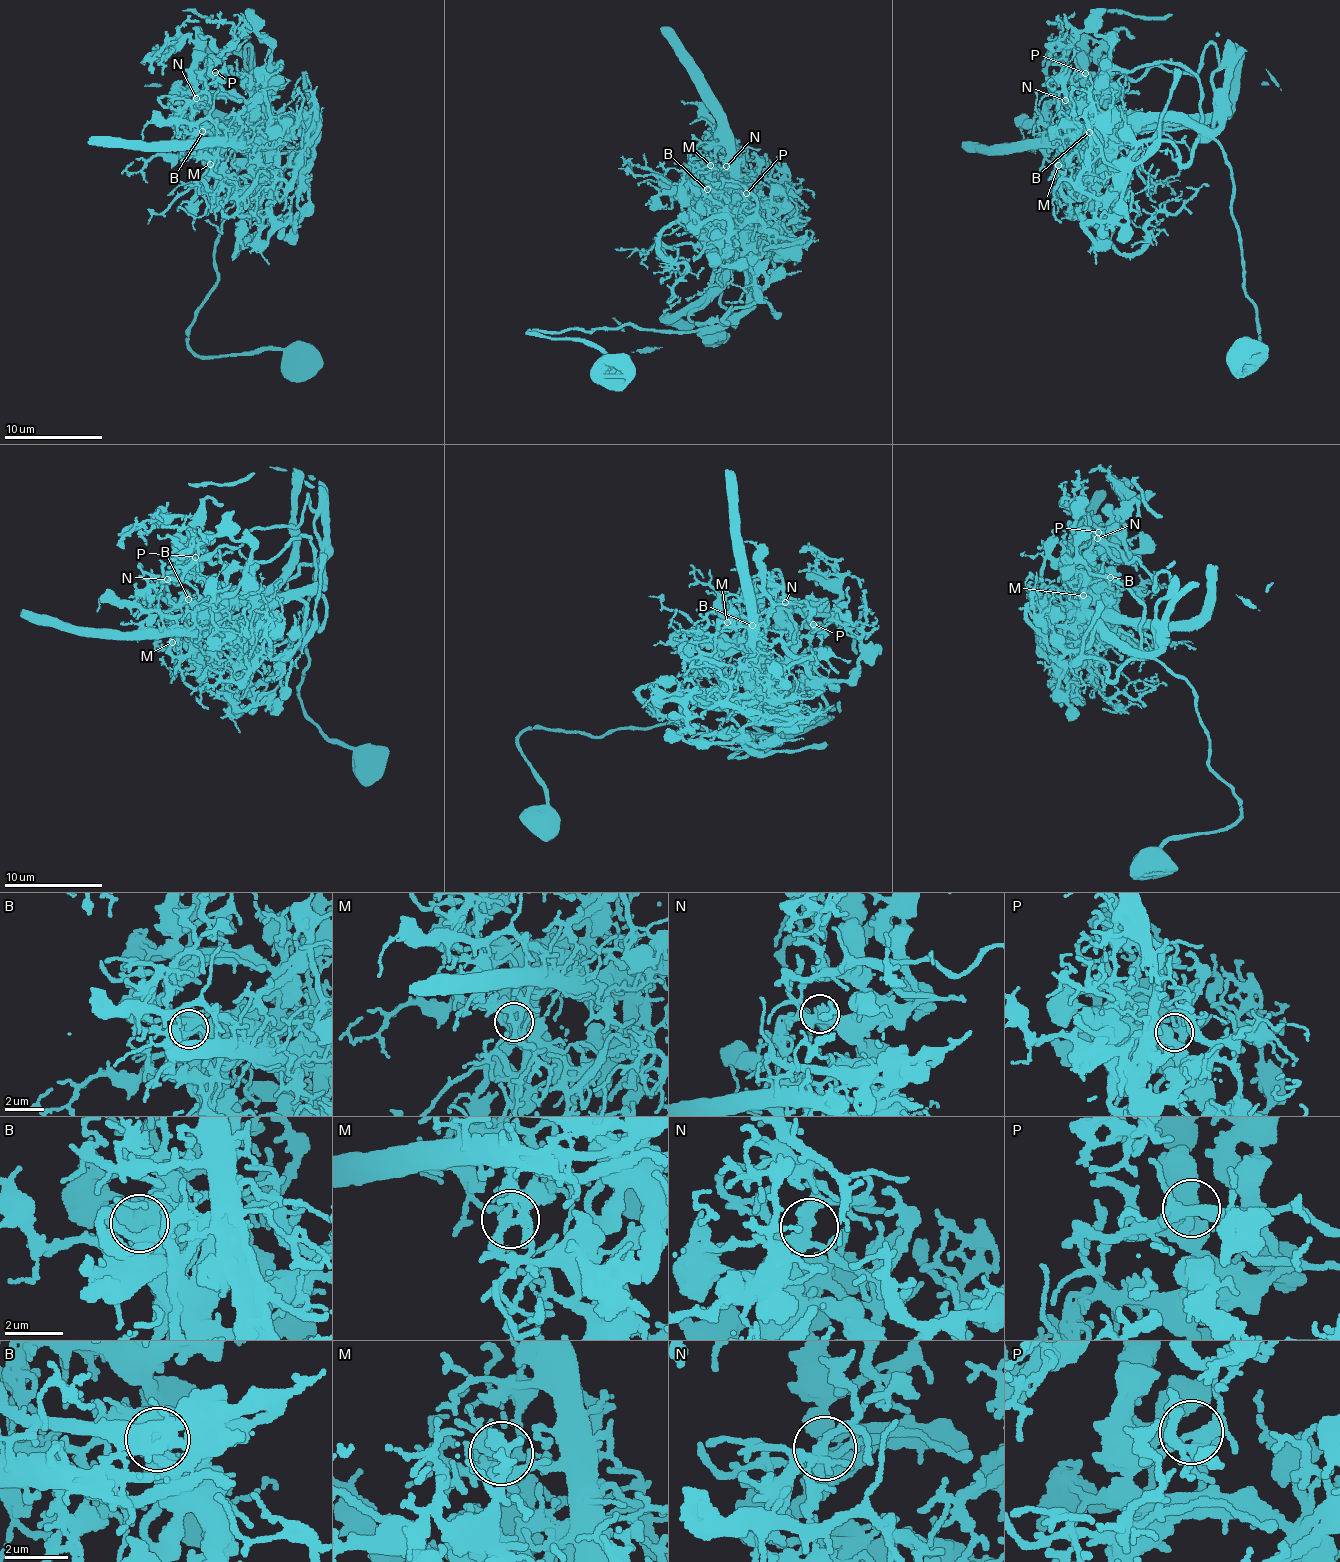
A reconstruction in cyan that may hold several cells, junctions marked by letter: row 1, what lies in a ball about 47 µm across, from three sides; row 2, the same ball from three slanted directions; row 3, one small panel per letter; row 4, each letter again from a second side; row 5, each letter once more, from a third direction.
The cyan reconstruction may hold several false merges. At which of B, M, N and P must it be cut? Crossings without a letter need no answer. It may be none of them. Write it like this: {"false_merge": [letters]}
{"false_merge": ["B", "M"]}

